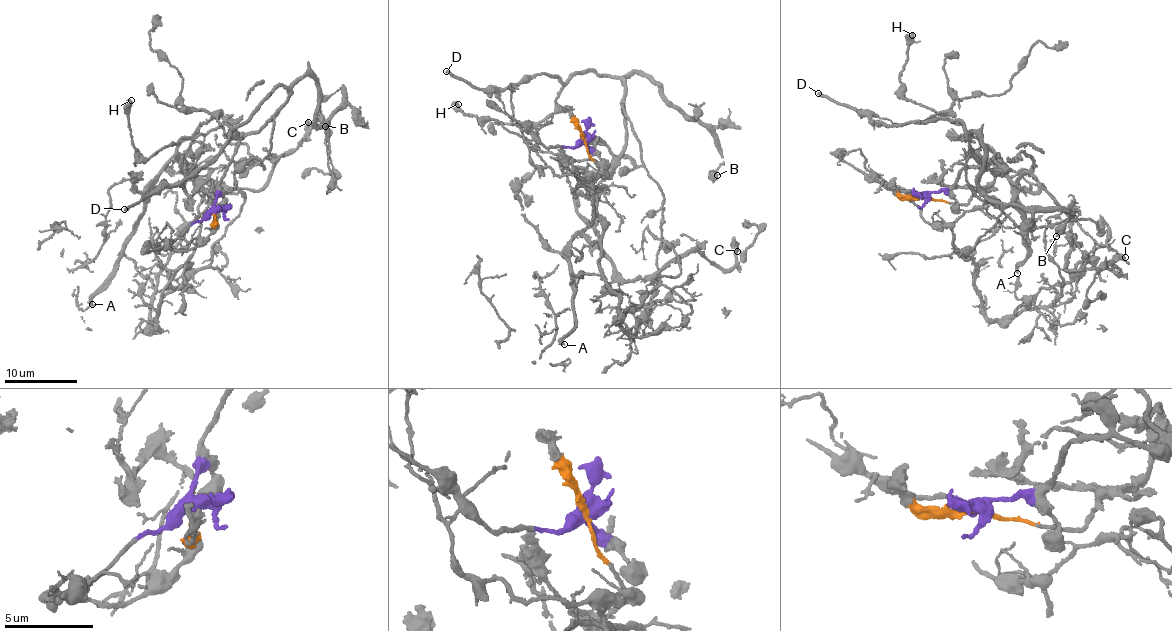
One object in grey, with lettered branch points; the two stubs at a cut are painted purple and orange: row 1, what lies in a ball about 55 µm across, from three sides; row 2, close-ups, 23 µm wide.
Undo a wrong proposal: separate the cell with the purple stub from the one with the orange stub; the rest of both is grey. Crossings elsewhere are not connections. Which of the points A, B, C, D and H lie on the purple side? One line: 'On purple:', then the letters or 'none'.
On purple: B, D, H

